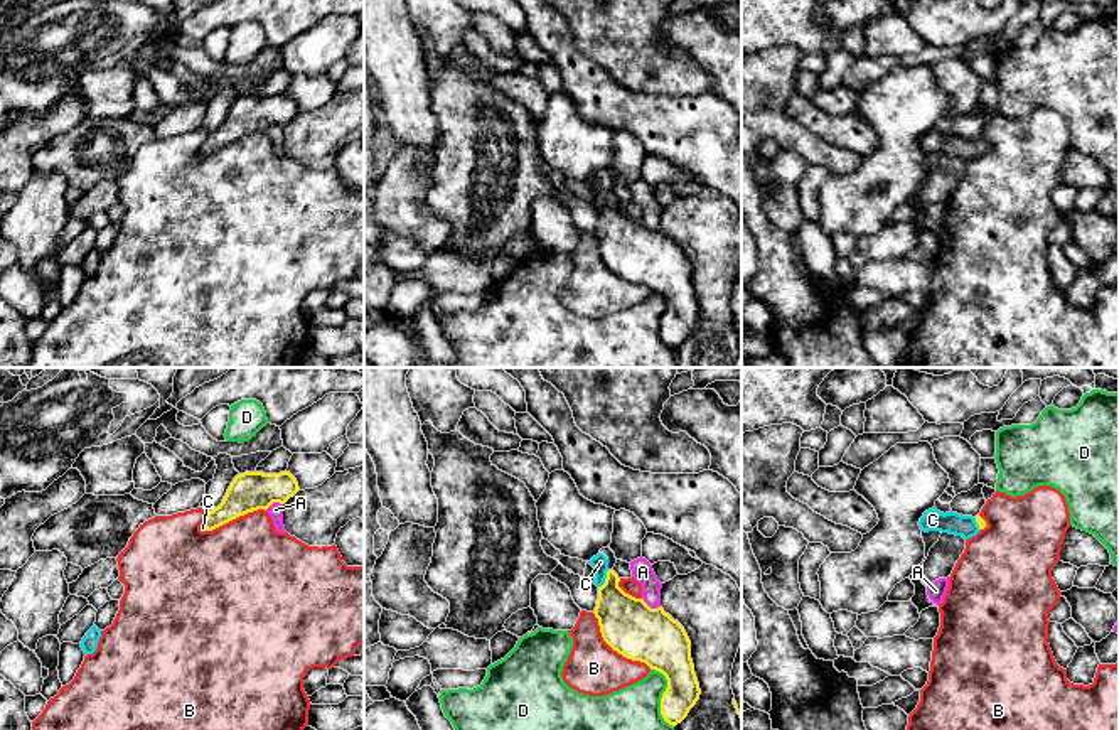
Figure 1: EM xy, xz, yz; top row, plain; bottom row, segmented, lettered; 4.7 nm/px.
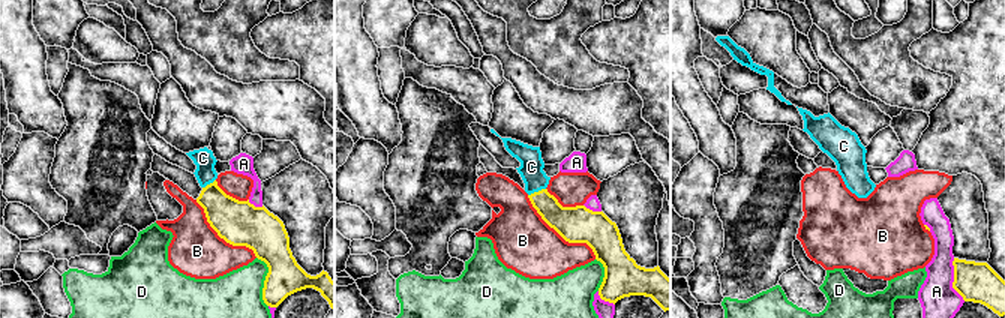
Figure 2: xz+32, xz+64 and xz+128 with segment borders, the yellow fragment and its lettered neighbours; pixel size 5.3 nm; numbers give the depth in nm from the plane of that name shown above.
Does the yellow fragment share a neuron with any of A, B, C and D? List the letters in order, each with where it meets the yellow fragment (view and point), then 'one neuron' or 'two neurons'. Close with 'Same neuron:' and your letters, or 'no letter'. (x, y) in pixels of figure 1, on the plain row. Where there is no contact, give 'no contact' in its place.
A: xz (649, 230) | two neurons
B: xz (614, 272) | two neurons
C: xz (605, 201) | one neuron
D: xz (663, 317) | two neurons
Same neuron: C

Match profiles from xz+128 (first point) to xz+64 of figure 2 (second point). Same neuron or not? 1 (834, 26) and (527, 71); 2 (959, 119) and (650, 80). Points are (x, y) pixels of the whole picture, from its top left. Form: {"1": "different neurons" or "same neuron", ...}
{"1": "different neurons", "2": "same neuron"}

